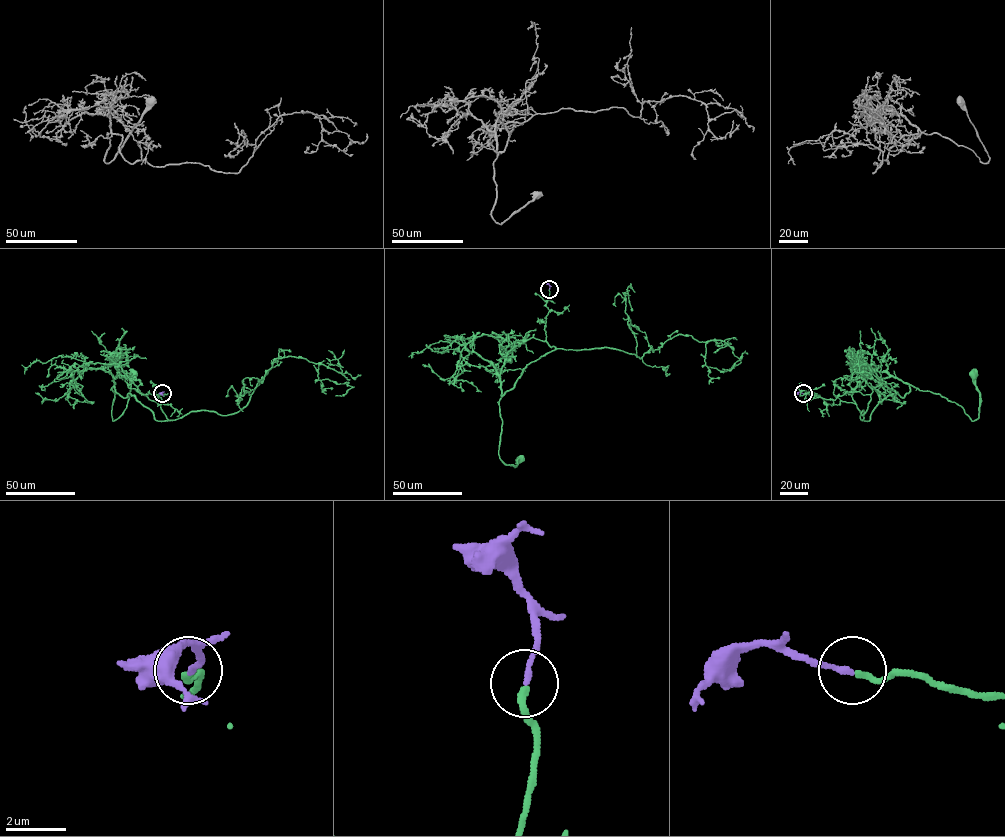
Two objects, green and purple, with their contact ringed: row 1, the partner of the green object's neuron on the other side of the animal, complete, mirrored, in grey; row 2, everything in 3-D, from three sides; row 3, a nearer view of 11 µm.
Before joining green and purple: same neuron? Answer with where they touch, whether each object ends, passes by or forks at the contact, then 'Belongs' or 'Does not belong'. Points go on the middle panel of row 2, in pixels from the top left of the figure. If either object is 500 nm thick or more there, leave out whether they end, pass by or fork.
Place: (549, 289). At the ring green ends. At the ring purple ends. Belongs

